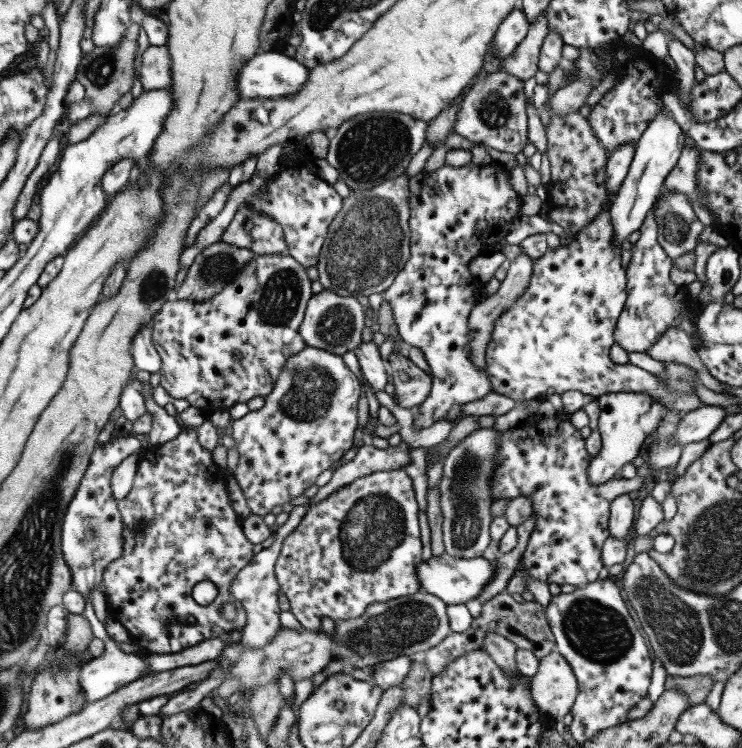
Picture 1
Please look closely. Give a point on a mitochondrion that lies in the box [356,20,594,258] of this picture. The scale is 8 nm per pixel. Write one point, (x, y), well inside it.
(494, 110)

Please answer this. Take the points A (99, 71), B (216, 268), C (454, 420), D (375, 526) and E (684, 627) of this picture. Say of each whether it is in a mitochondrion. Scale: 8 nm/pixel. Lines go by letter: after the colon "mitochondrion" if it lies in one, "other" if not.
A: mitochondrion
B: mitochondrion
C: other
D: mitochondrion
E: mitochondrion

